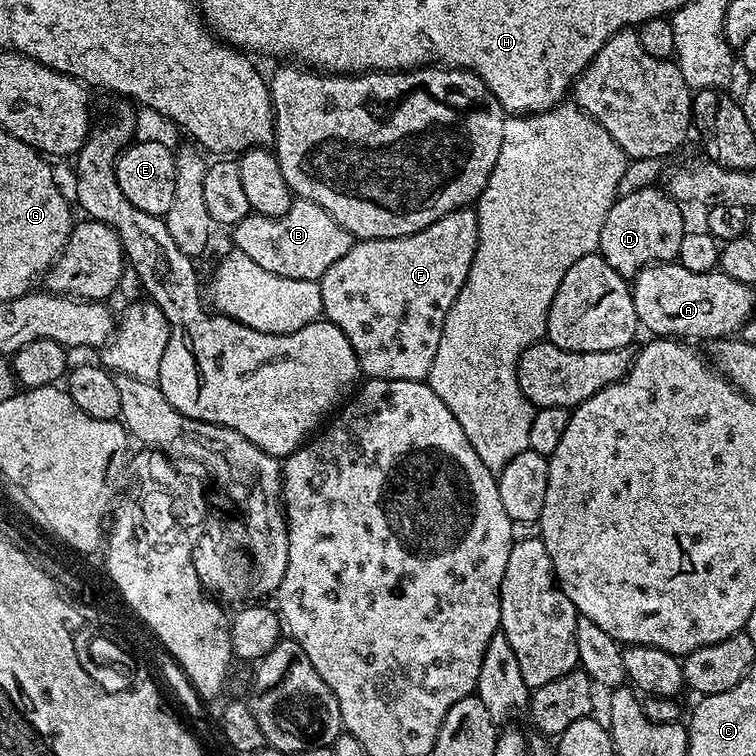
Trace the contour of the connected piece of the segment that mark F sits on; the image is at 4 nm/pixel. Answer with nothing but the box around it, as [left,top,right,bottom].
[318,206,478,381]

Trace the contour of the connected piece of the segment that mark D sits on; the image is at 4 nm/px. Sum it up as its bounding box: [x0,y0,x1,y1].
[599,186,686,278]

